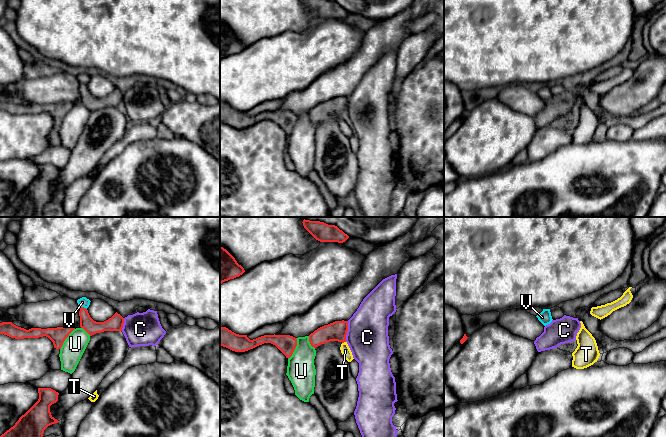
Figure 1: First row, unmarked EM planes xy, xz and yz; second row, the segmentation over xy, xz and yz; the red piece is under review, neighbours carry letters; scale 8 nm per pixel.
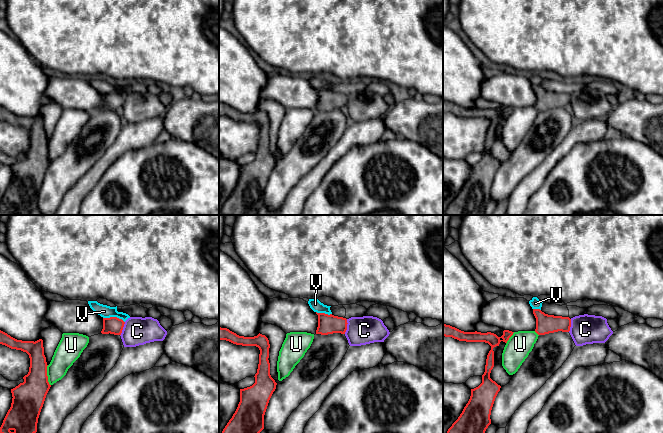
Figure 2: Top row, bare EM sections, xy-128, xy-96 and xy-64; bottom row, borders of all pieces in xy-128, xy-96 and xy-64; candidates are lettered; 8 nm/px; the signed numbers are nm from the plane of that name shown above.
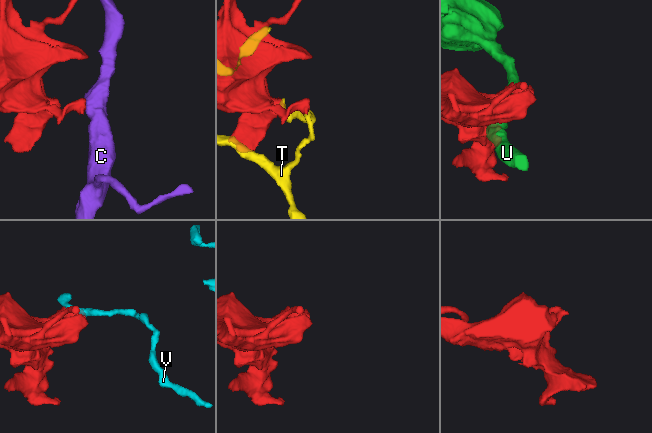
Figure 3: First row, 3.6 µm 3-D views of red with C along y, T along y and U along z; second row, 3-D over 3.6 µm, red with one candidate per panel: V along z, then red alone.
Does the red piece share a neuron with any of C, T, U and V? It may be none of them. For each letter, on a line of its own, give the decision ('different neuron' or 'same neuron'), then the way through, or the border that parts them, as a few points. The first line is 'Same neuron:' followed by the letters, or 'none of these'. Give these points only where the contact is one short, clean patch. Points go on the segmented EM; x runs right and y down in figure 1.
Same neuron: none of these
C: different neuron; border along xz (347, 321), (345, 341)
T: different neuron
U: different neuron
V: different neuron; border along xy (80, 307), (86, 309)

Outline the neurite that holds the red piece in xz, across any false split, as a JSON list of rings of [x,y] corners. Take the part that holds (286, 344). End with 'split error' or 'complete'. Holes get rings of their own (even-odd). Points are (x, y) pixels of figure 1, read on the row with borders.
[[[220,326],[220,345],[235,352],[245,352],[264,343],[275,345],[285,356],[290,358],[297,346],[297,339],[290,335],[264,335],[250,340],[247,335],[239,335],[226,327]]]; complete

